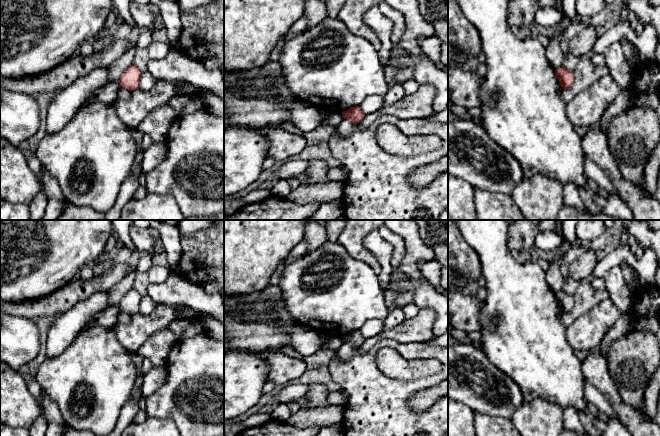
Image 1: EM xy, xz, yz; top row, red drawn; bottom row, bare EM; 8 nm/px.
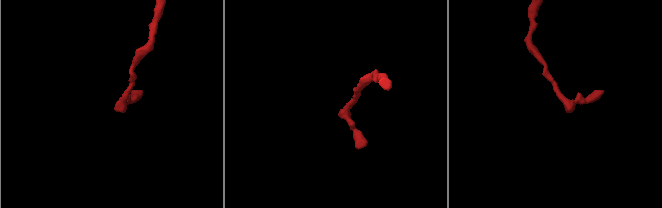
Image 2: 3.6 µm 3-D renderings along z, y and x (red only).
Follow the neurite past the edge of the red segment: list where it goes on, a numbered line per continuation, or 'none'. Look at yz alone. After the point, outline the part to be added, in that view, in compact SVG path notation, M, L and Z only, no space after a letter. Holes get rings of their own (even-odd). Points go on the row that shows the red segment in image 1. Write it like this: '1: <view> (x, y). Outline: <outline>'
none

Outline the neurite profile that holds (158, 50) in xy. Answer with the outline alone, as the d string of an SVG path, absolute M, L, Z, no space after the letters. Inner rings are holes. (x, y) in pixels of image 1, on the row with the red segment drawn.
M152 42L148 48L149 57L152 60L160 60L166 57L169 50L171 49L169 43L163 42Z

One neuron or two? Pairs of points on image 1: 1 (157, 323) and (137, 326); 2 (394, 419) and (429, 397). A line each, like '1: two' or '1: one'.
1: one
2: two

